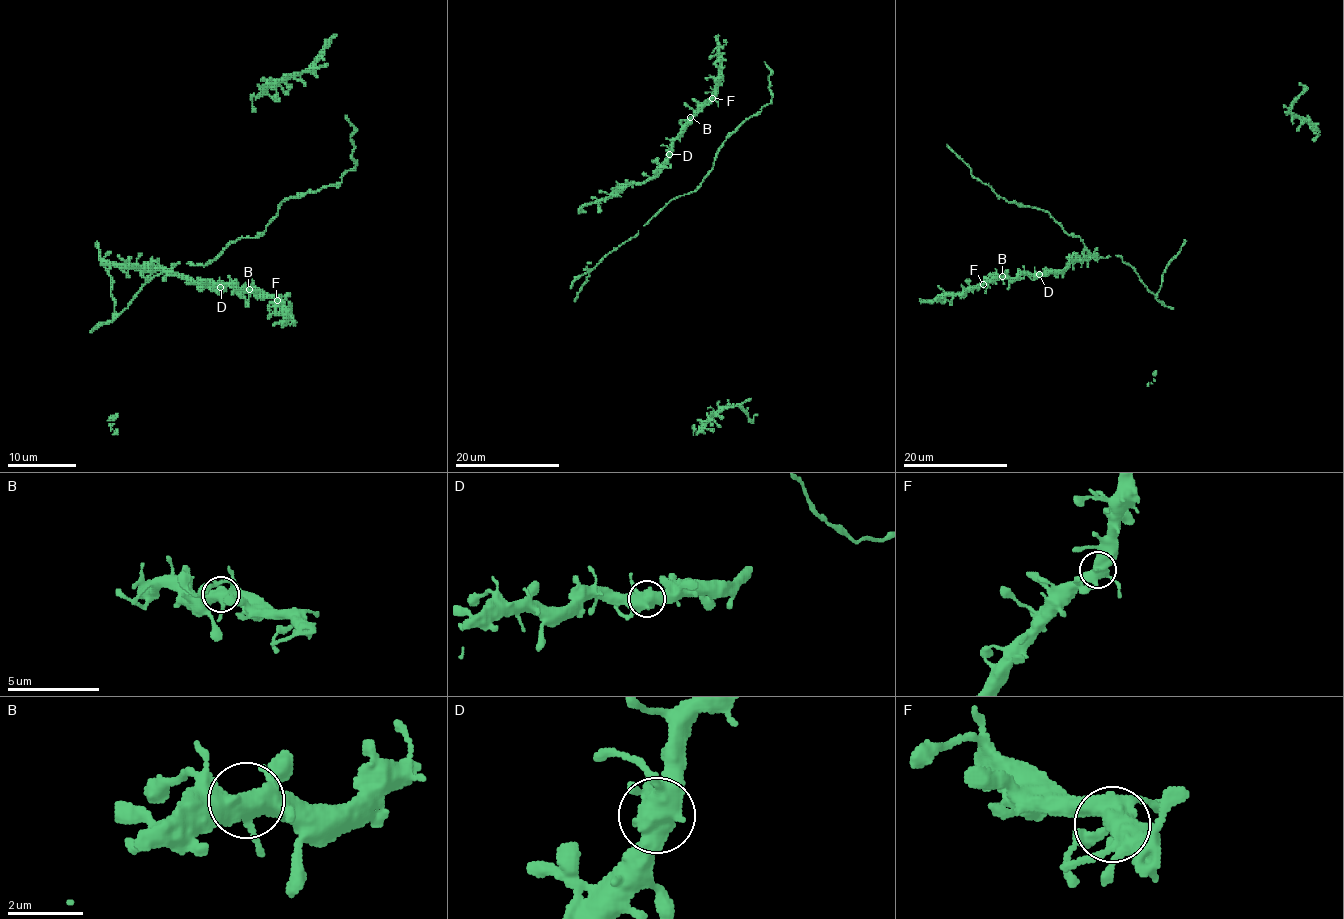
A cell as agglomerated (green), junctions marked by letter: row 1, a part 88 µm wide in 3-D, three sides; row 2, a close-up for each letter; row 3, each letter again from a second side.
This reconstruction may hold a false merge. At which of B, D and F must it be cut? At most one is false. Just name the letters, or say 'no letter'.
no letter

